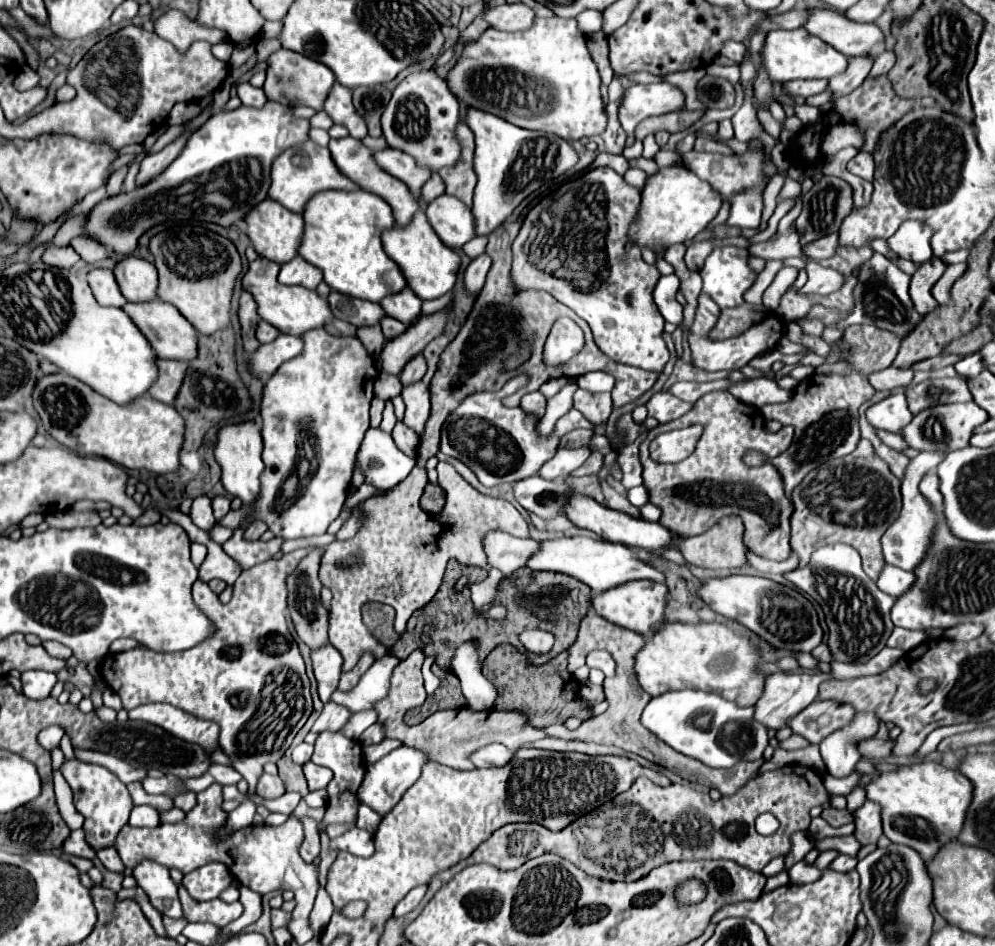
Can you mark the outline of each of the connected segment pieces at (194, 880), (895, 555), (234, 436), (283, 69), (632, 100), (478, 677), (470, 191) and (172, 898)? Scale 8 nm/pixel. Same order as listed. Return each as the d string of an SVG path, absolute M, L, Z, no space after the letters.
M207 863L183 877L183 887L197 901L217 899L231 885L233 877L221 863Z
M919 453L915 459L911 459L911 465L907 469L907 475L903 479L901 485L901 493L903 493L903 507L899 517L895 519L895 523L885 531L881 545L883 545L883 559L885 563L891 563L895 567L901 567L905 571L913 571L925 557L929 543L931 543L931 535L933 535L933 527L939 521L939 517L933 513L933 507L927 503L927 499L919 493L917 485L921 481L921 475L925 475L927 471L935 469L939 465L939 461L943 461L947 453Z
M245 421L239 425L223 425L217 431L217 443L213 453L215 461L221 467L221 483L229 495L241 497L243 503L251 503L259 493L259 475L265 469L261 461L261 451L263 451L263 441L255 421Z
M279 49L279 51L271 53L267 59L267 79L265 79L263 91L265 91L267 99L271 99L271 101L279 101L279 103L291 105L291 107L307 105L307 107L321 111L333 83L335 83L335 77L333 77L331 69L327 69L321 63L307 59L305 55L299 55L295 51Z
M657 83L657 85L633 85L625 91L621 107L619 107L619 121L627 131L625 147L634 142L635 127L653 115L673 113L673 109L685 109L685 95L679 87L671 83Z
M465 643L455 651L453 657L453 671L461 681L463 695L467 699L469 709L473 711L485 711L493 707L495 701L495 685L481 673L475 653L475 643Z
M463 121L459 123L459 145L463 145L463 157L459 157L459 165L453 165L451 169L439 169L439 175L447 185L447 193L455 195L457 199L471 207L477 183L477 177L473 173L475 141L471 137L471 129Z
M143 861L133 869L133 877L137 881L137 887L141 887L151 905L161 913L171 919L181 919L181 901L177 893L177 885L169 877L169 869L155 861Z

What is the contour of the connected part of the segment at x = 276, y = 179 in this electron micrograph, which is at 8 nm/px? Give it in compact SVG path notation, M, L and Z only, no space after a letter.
M305 141L303 145L285 149L271 167L271 187L269 187L269 197L273 201L279 201L283 207L287 207L293 213L303 213L305 203L315 195L317 191L325 189L345 189L353 191L359 189L351 179L347 179L339 169L335 167L331 153L327 147L319 147L313 141Z

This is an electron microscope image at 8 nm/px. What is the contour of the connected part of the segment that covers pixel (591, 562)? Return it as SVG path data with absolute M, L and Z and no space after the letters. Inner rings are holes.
M559 537L559 539L543 539L539 541L539 551L535 551L525 567L533 571L555 571L565 573L569 577L579 579L581 583L589 585L593 593L603 593L613 589L615 585L635 581L635 579L651 579L651 581L665 581L663 573L651 567L649 563L637 559L633 549L621 543L611 543L605 539L589 539L589 537Z

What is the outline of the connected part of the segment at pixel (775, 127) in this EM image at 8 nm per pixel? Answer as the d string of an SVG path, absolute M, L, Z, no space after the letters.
M757 109L757 119L759 119L759 123L761 123L761 127L771 135L771 137L780 136L781 127L780 124L771 117L771 113L767 111L767 113L763 113L763 109Z

